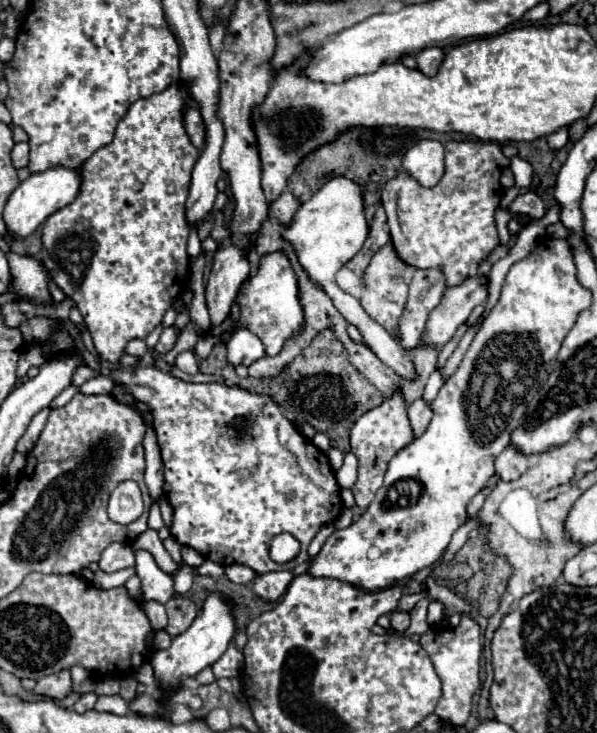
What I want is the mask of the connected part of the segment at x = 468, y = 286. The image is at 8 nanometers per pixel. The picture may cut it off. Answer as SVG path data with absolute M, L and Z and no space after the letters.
M476 276L464 280L460 286L448 288L440 300L440 304L430 312L424 332L420 336L420 346L442 348L452 340L458 326L464 324L470 312L484 304L488 298L488 280L484 276Z

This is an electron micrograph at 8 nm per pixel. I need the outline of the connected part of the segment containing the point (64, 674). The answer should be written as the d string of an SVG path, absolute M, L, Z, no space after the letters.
M62 670L58 674L50 674L50 676L44 676L36 682L34 694L42 694L46 698L54 698L54 700L62 700L66 698L70 692L72 692L72 680L70 680L70 672L68 670Z

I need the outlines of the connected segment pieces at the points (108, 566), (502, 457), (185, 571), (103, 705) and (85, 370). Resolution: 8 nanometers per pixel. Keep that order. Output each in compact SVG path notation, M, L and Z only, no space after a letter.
M110 544L102 552L102 556L98 560L98 566L104 572L116 572L116 570L134 566L134 552L128 544Z
M506 448L502 454L496 456L494 468L496 468L494 474L498 476L498 480L504 480L504 482L518 480L528 468L528 456L520 454L516 448Z
M182 564L182 570L174 576L174 588L176 588L176 594L186 594L192 586L192 570L190 566Z
M100 696L96 706L94 706L94 710L124 716L128 712L128 702L124 702L122 696Z
M80 366L72 377L72 384L76 386L82 385L84 382L100 375L99 370L92 369L88 366Z

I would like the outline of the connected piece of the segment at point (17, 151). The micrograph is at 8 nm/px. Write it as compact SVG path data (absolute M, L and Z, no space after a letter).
M18 142L18 144L14 146L14 150L12 150L12 164L14 164L16 168L28 166L28 152L30 152L28 142Z

